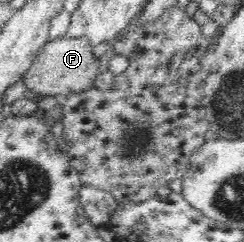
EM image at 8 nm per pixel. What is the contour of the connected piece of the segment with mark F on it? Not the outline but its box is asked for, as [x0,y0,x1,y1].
[21,36,100,100]

